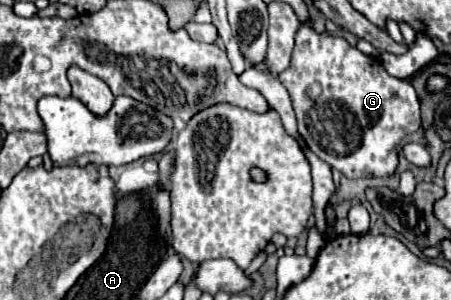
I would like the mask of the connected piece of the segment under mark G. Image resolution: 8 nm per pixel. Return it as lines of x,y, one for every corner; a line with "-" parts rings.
311,27
299,29
295,37
291,67
279,75
279,81
283,81
285,89
291,95
299,133
305,139
307,147
349,179
391,175
397,169
395,149
401,147
409,133
415,133
421,127
419,99
413,85
405,79
389,75
377,57
363,55
343,37
333,37
327,33
319,35

